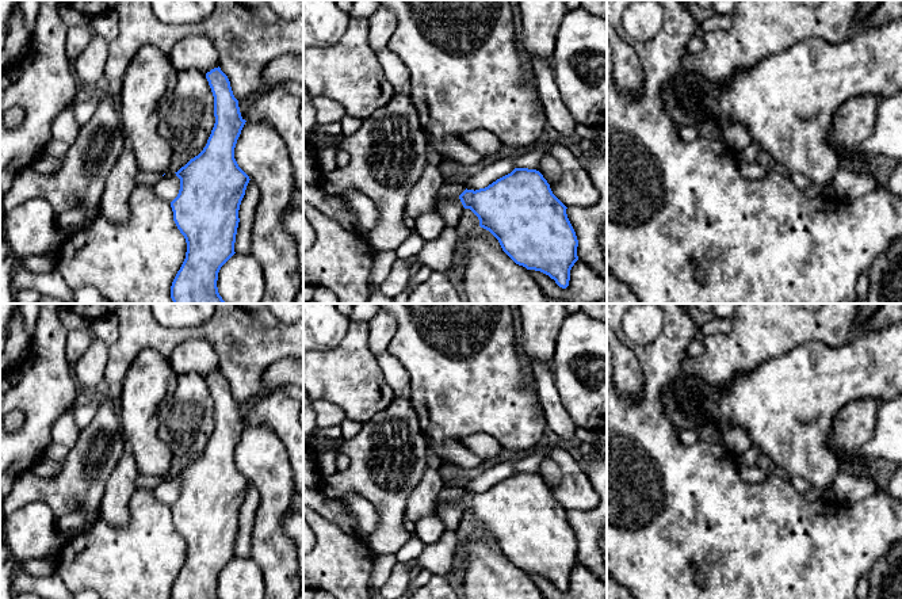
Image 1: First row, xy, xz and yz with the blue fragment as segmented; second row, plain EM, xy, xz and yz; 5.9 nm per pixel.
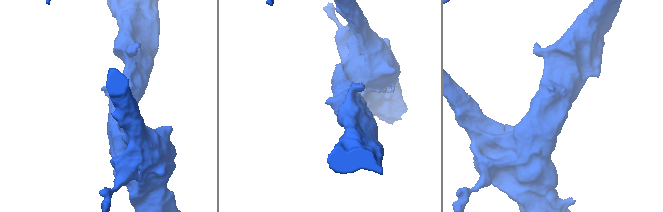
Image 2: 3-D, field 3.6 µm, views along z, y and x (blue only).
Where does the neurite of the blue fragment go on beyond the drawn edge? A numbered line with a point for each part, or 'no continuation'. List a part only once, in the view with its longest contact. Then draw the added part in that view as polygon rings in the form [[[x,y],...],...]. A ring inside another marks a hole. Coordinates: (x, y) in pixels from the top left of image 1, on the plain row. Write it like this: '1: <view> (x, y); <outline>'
1: xz (448, 493); [[[444,487],[437,497],[436,507],[442,501],[456,501],[465,495],[465,491],[459,487]]]

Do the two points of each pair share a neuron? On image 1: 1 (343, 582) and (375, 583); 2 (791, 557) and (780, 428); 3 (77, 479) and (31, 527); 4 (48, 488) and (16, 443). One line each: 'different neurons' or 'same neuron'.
1: different neurons
2: different neurons
3: different neurons
4: different neurons

